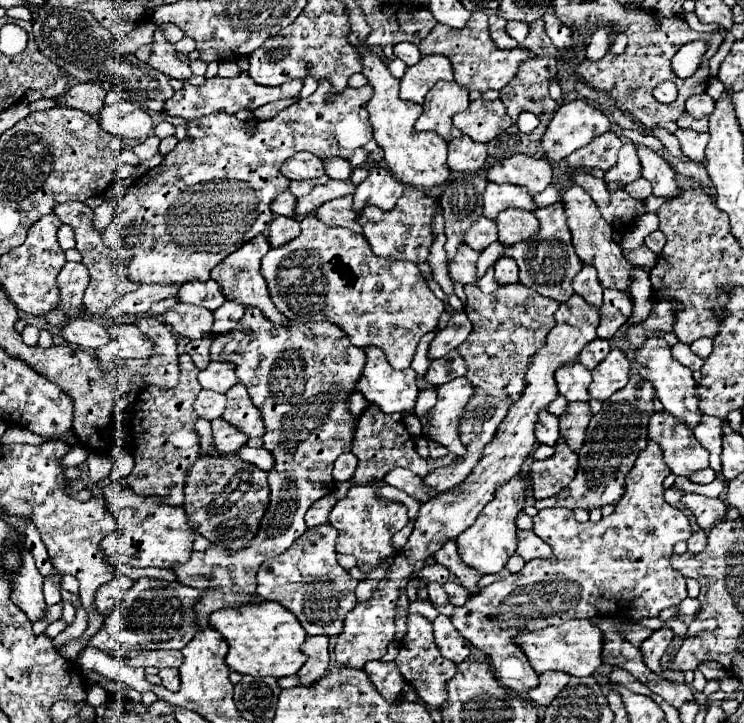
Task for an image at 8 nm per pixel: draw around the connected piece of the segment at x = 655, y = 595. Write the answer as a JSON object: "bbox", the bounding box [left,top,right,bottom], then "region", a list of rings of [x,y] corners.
{"bbox":[453,440,691,694],"region":[[[649,440],[627,474],[625,494],[611,516],[581,524],[575,520],[573,510],[539,510],[533,516],[533,532],[551,546],[551,558],[527,562],[519,574],[493,582],[477,596],[471,596],[465,606],[453,610],[453,626],[491,658],[495,674],[505,688],[515,694],[527,694],[539,684],[527,656],[513,642],[521,630],[539,630],[569,618],[593,616],[619,616],[625,622],[639,622],[643,618],[657,618],[663,608],[687,598],[685,578],[671,568],[669,560],[675,542],[691,536],[691,524],[681,510],[669,506],[663,498],[663,480],[669,474],[671,468],[667,468],[659,444]]]}

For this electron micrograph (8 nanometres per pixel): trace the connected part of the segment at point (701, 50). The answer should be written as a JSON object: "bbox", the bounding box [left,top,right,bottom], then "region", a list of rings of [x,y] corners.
{"bbox":[671,40,707,78],"region":[[[695,40],[683,45],[671,61],[671,68],[673,68],[675,76],[679,76],[679,78],[693,76],[701,64],[705,52],[707,52],[707,42],[703,40]]]}

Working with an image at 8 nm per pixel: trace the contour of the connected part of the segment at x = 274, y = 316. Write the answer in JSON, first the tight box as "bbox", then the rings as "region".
{"bbox":[211,234,291,326],"region":[[[263,234],[255,236],[255,240],[243,244],[239,250],[235,250],[231,256],[227,256],[221,264],[217,264],[211,270],[211,280],[215,280],[223,292],[223,296],[227,300],[237,300],[243,306],[253,306],[259,308],[263,312],[263,316],[267,316],[267,320],[273,320],[281,326],[289,326],[291,322],[275,308],[275,304],[271,302],[271,296],[267,292],[267,282],[261,276],[261,258],[269,252],[269,242]]]}

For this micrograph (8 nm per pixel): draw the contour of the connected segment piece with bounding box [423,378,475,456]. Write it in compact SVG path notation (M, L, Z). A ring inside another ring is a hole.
M455 378L435 390L439 392L439 400L435 404L435 412L431 412L431 424L423 424L423 436L431 436L431 440L443 444L449 452L463 456L465 446L459 440L457 426L475 388L465 378Z

